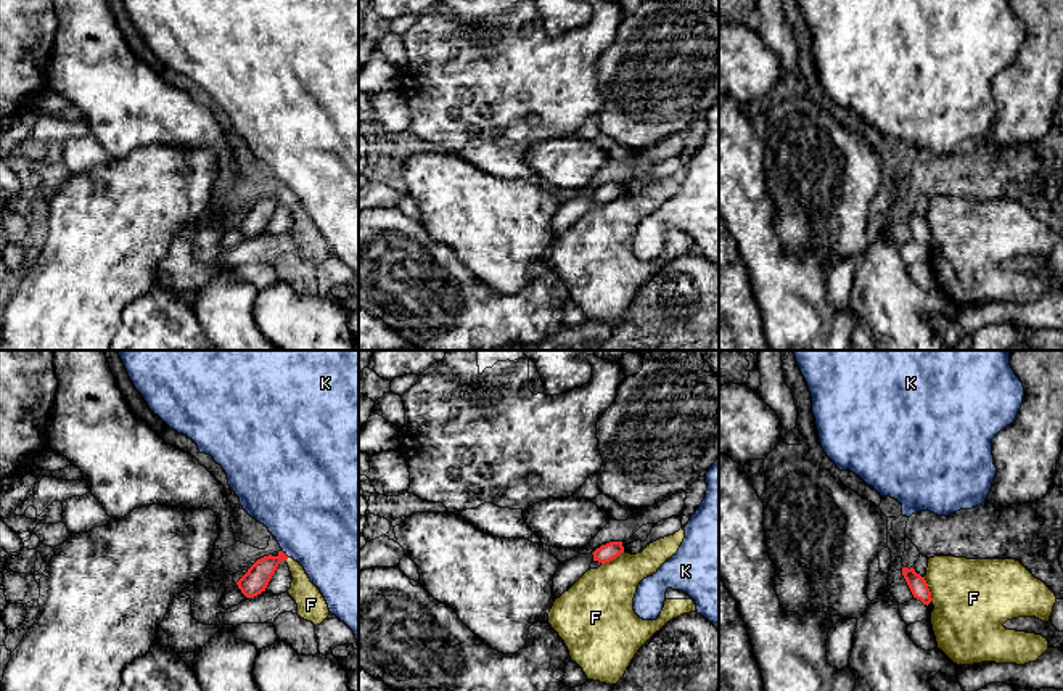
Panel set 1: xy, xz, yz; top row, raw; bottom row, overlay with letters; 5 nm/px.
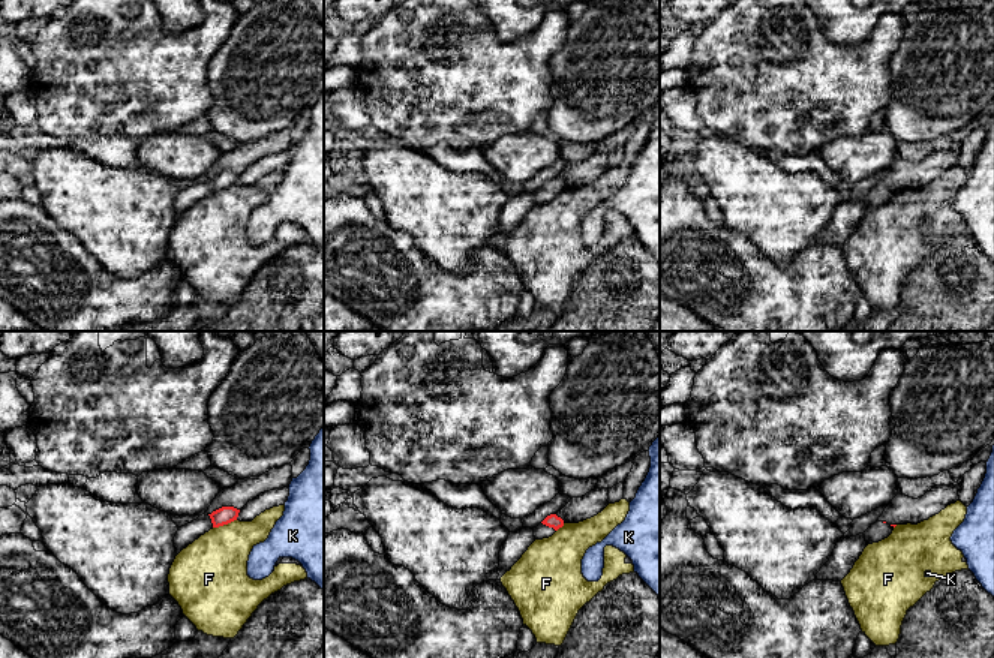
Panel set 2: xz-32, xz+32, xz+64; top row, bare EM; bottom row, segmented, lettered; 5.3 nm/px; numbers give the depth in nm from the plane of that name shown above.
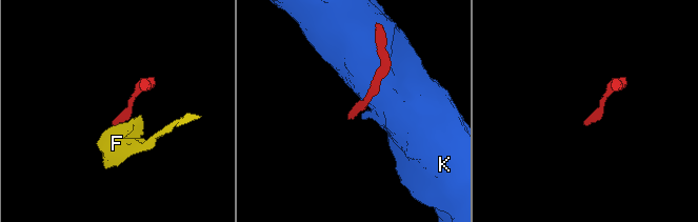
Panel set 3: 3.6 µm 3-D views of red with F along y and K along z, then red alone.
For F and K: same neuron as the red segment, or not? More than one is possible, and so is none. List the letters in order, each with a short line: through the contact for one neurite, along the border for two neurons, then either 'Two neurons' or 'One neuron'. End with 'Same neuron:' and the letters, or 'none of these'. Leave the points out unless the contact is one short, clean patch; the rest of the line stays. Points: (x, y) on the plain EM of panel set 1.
F: Line: yz (923, 217), (931, 241). Two neurons
K: Two neurons
Same neuron: none of these

